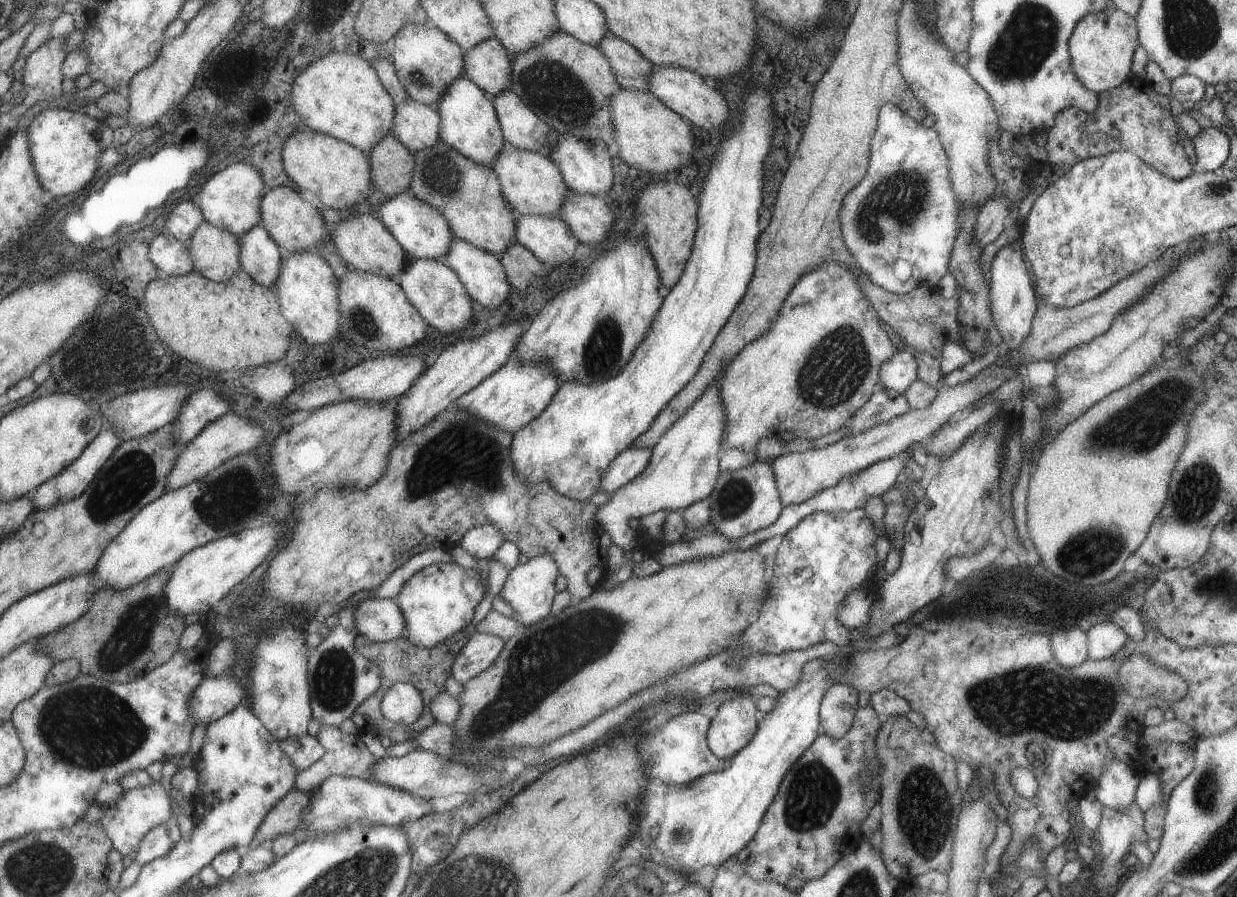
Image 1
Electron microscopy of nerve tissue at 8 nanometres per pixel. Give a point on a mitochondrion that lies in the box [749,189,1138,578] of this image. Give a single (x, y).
(845, 364)

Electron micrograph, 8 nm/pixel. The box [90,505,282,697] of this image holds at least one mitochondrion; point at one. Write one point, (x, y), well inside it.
(124, 645)

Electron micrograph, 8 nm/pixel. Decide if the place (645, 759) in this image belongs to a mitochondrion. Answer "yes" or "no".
no

